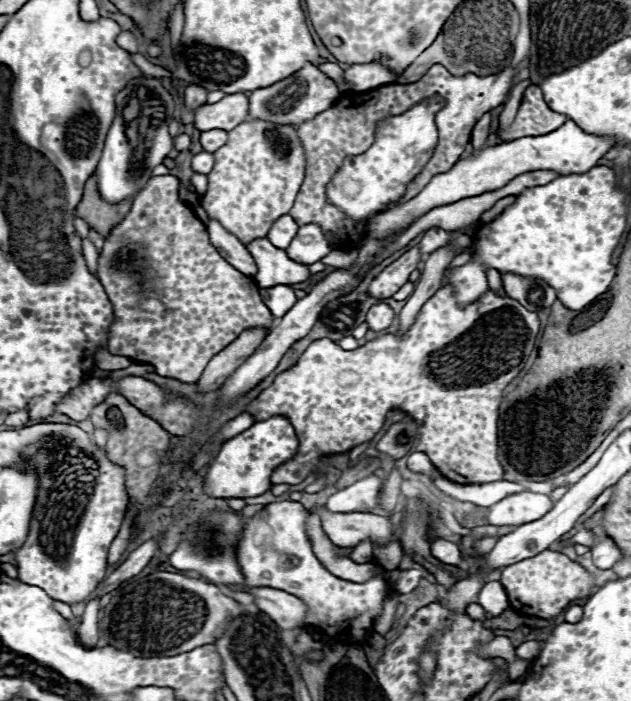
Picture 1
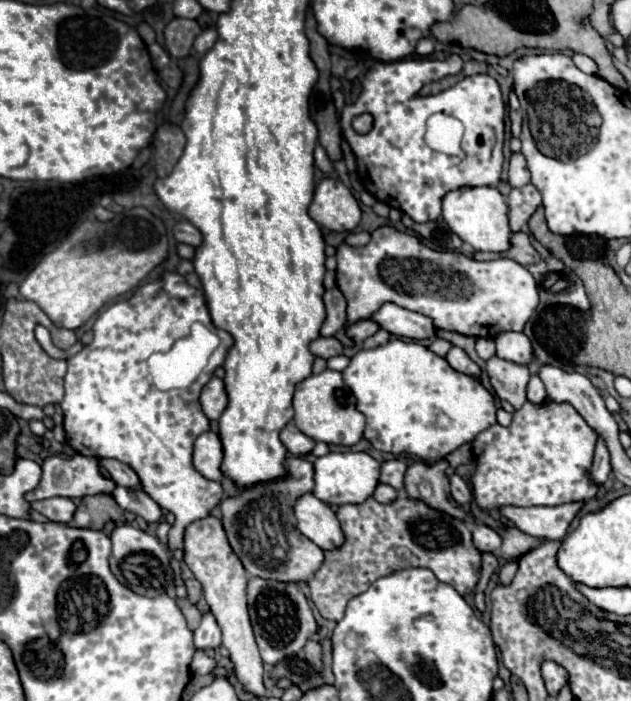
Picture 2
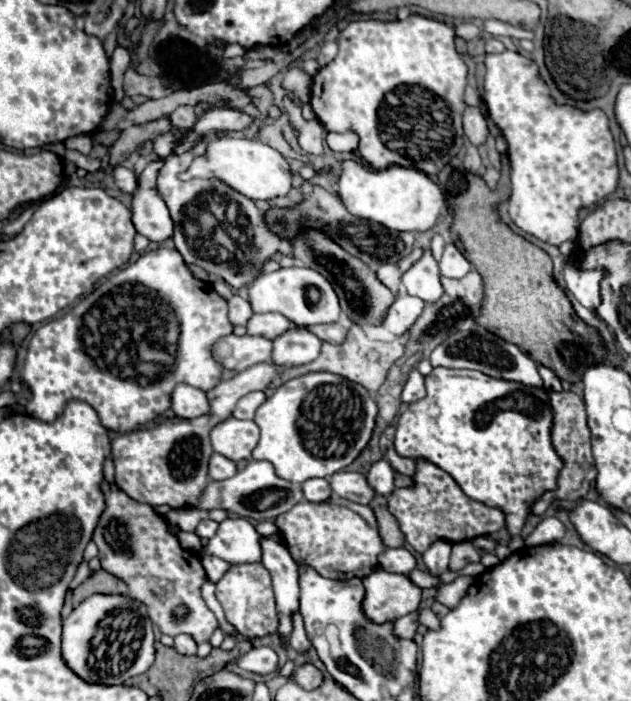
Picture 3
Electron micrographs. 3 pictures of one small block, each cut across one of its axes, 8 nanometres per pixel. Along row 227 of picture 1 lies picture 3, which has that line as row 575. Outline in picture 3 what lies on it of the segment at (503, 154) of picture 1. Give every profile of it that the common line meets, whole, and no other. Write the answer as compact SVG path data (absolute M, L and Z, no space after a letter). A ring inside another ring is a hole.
M376 570L362 582L366 588L364 614L376 624L416 612L422 602L422 588L418 588L406 574Z

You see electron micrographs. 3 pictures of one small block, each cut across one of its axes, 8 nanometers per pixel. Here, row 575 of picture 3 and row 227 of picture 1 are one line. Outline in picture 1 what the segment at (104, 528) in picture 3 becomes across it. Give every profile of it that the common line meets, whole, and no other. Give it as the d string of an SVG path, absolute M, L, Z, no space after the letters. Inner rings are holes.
M156 176L136 194L130 212L118 222L104 240L98 258L96 276L102 282L112 306L114 324L110 326L108 350L116 356L128 356L138 362L152 364L160 376L170 376L182 382L196 382L204 366L246 328L270 328L272 314L258 294L254 278L232 268L218 250L210 244L206 226L178 196L176 176Z

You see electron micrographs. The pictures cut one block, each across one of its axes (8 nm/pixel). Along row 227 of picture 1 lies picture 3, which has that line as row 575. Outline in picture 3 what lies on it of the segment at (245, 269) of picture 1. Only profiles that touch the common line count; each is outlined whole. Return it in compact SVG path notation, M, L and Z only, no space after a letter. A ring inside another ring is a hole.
M200 554L200 562L206 570L206 576L212 580L212 582L218 582L222 578L222 574L228 570L228 562L224 562L222 558L216 558L216 556L210 556L210 554Z

